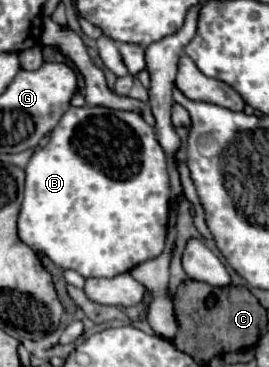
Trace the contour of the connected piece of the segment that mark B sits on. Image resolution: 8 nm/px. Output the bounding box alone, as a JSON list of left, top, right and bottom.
[19,106,171,278]

